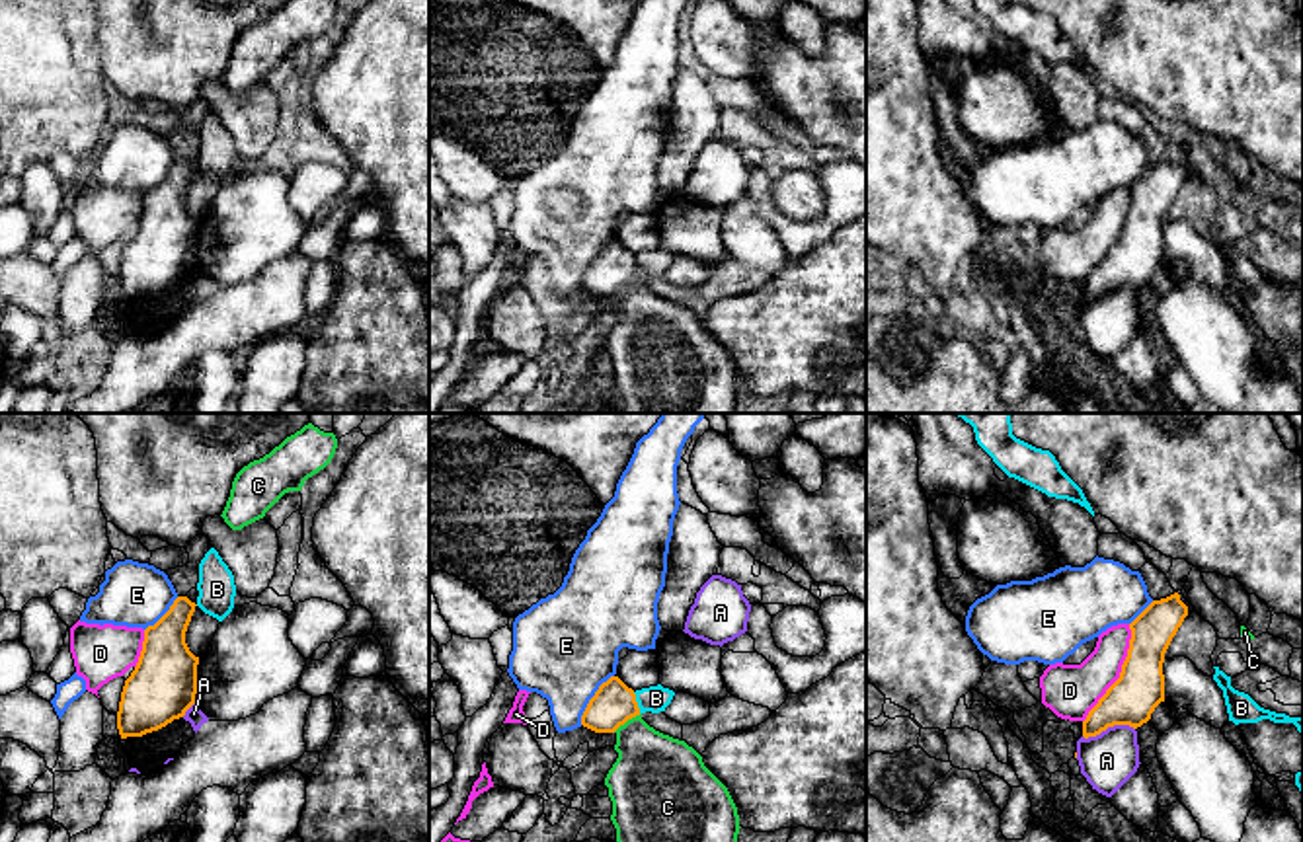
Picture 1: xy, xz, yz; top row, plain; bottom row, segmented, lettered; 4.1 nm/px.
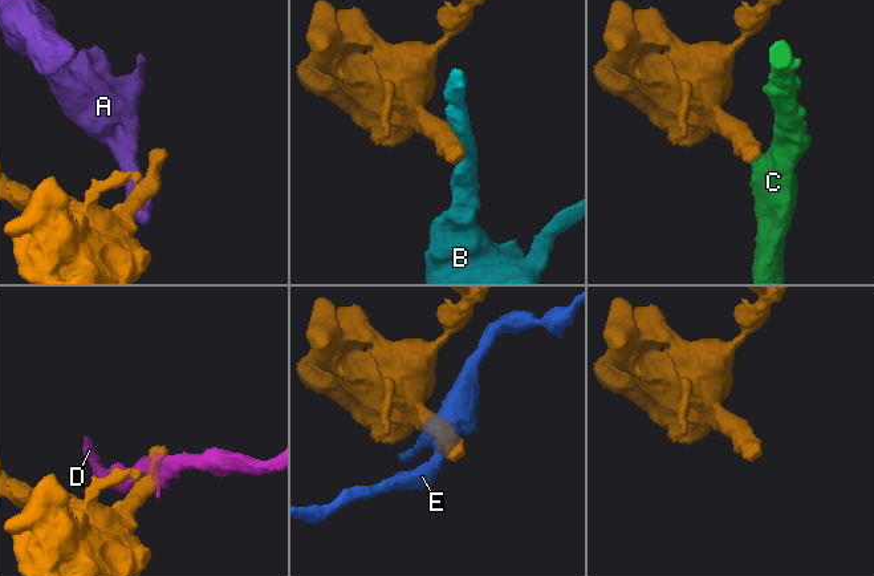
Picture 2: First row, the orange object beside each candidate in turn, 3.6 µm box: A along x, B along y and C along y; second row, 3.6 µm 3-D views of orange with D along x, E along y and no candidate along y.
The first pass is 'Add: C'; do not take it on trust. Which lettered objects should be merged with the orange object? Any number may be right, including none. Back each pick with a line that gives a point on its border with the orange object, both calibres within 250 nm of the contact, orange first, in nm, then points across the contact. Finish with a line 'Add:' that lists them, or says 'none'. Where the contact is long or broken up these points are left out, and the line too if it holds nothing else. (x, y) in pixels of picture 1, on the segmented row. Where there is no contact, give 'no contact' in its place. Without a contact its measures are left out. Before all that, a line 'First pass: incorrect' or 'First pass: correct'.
First pass: correct
C: xz (627, 720) | 180/320 nm | across xz (613, 704), (627, 720), (654, 772)
Add: C

